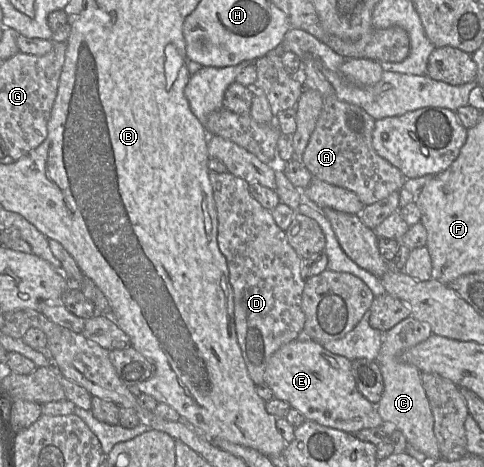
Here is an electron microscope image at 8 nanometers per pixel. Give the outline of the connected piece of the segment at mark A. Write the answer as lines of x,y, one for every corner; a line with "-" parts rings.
301,60
298,73
291,76
303,86
317,90
323,99
323,107
301,158
313,178
354,192
364,206
399,191
407,178
397,167
379,156
372,146
376,120
359,106
339,100
333,86
321,73
317,61

